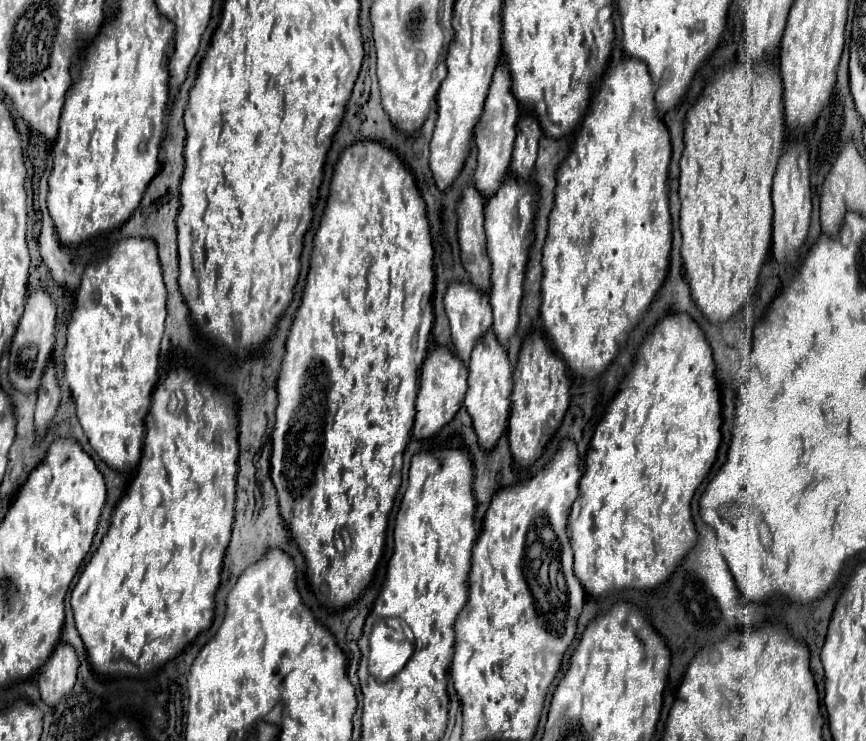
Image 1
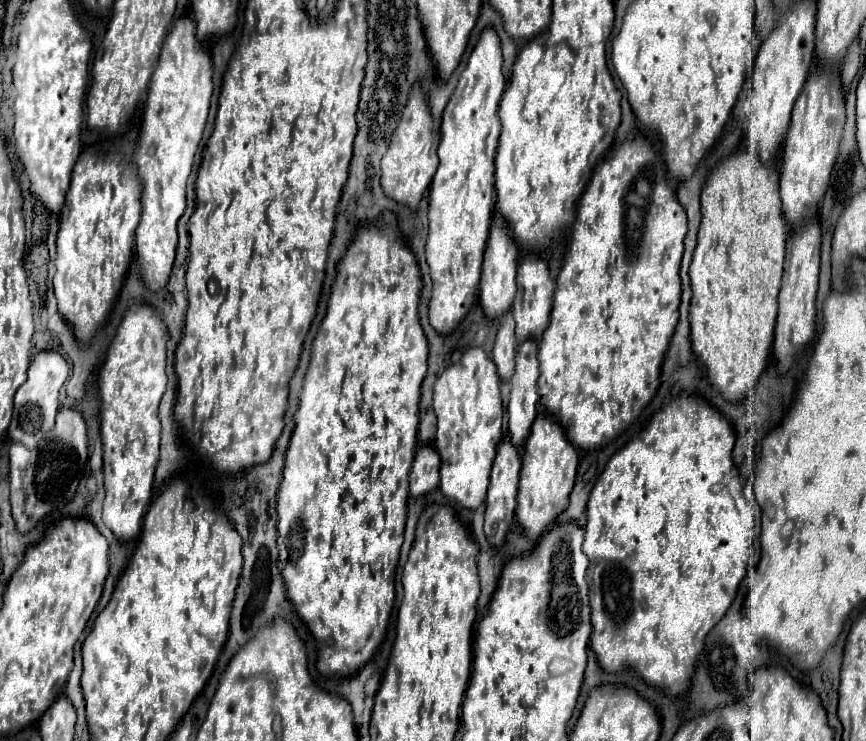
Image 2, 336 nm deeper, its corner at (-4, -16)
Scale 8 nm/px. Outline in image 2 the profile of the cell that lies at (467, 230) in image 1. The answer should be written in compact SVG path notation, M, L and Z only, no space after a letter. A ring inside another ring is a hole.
M508 312L500 318L492 358L494 358L494 364L498 368L500 380L510 380L512 378L512 368L516 364L514 362L514 358L516 358L516 336L514 336L512 312Z

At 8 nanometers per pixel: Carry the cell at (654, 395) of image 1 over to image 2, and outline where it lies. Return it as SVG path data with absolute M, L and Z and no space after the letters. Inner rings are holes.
M682 396L654 414L646 430L610 458L594 484L582 548L590 558L588 584L594 626L590 648L602 670L630 668L666 696L678 696L690 688L704 640L726 614L746 574L756 526L752 510L746 510L746 520L742 520L730 496L732 448L734 430L728 420L706 400Z

